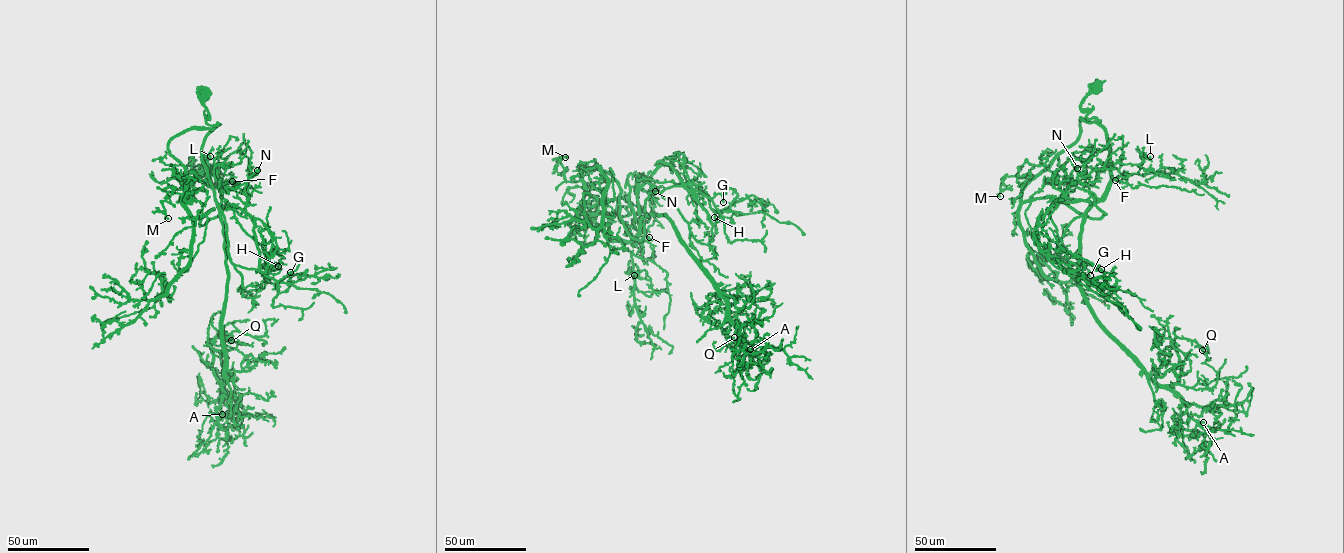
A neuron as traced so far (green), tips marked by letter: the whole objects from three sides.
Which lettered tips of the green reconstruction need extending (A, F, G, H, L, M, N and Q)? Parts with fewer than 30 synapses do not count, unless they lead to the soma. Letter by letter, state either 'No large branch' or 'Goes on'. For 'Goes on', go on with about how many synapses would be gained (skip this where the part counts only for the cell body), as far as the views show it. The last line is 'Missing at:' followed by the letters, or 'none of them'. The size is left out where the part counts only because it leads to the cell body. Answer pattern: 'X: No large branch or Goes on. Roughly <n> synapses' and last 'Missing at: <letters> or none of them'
A: No large branch
F: No large branch
G: No large branch
H: No large branch
L: Goes on. Roughly 35 synapses
M: No large branch
N: Goes on. Roughly 90 synapses
Q: No large branch
Missing at: L, N

